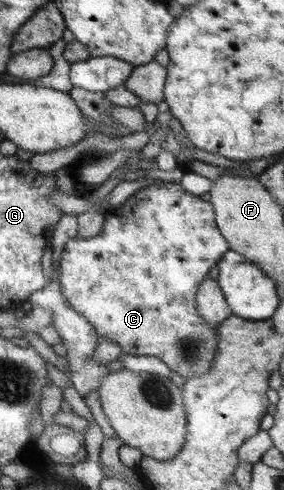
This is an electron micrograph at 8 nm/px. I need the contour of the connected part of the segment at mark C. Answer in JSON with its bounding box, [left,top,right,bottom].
[52,181,230,379]

